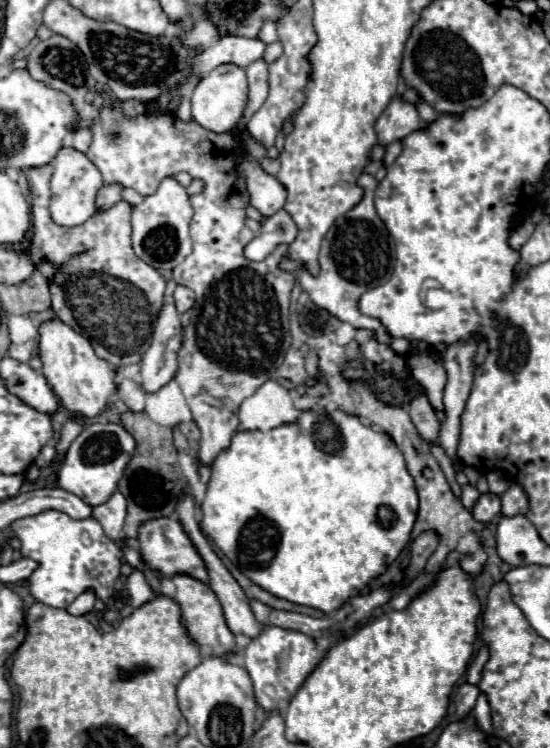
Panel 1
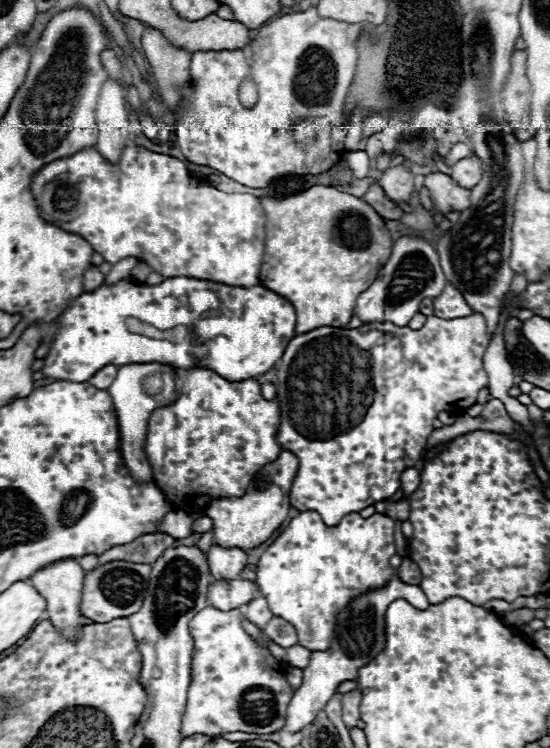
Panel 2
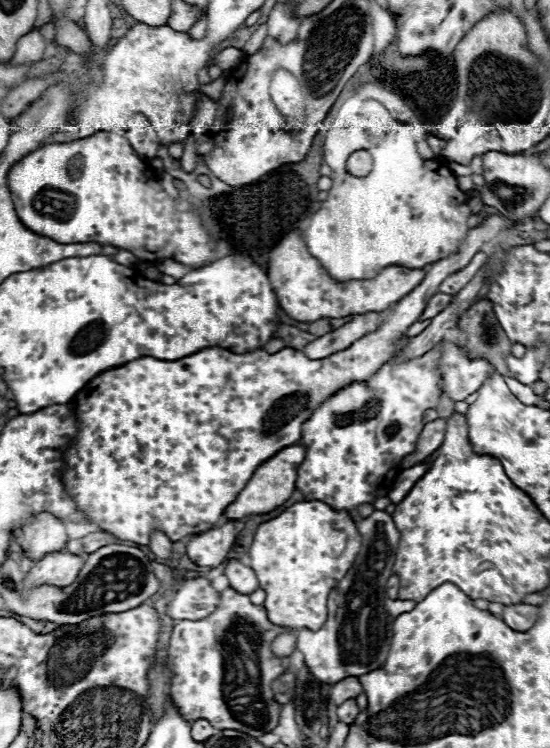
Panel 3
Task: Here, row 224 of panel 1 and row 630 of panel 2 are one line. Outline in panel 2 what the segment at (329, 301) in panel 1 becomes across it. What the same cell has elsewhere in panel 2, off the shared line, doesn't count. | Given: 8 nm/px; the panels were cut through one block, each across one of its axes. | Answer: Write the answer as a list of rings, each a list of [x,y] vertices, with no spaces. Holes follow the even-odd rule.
[[[392,556],[390,564],[394,568],[394,576],[390,578],[388,584],[374,588],[366,594],[356,596],[336,618],[336,626],[334,626],[334,638],[332,638],[332,646],[328,650],[322,652],[312,652],[310,654],[310,662],[304,668],[304,682],[302,686],[294,692],[290,704],[288,704],[288,712],[286,712],[286,726],[284,730],[288,732],[300,732],[304,726],[312,724],[312,720],[316,718],[316,714],[326,706],[326,702],[336,694],[336,688],[344,682],[344,680],[354,680],[358,676],[358,670],[362,666],[366,666],[368,662],[372,662],[386,646],[386,636],[382,636],[384,630],[384,614],[388,604],[392,604],[394,600],[404,598],[406,602],[410,602],[414,608],[428,608],[430,602],[426,598],[426,594],[418,588],[418,586],[410,586],[404,584],[398,578],[396,568],[400,566],[402,558],[400,556]]]

